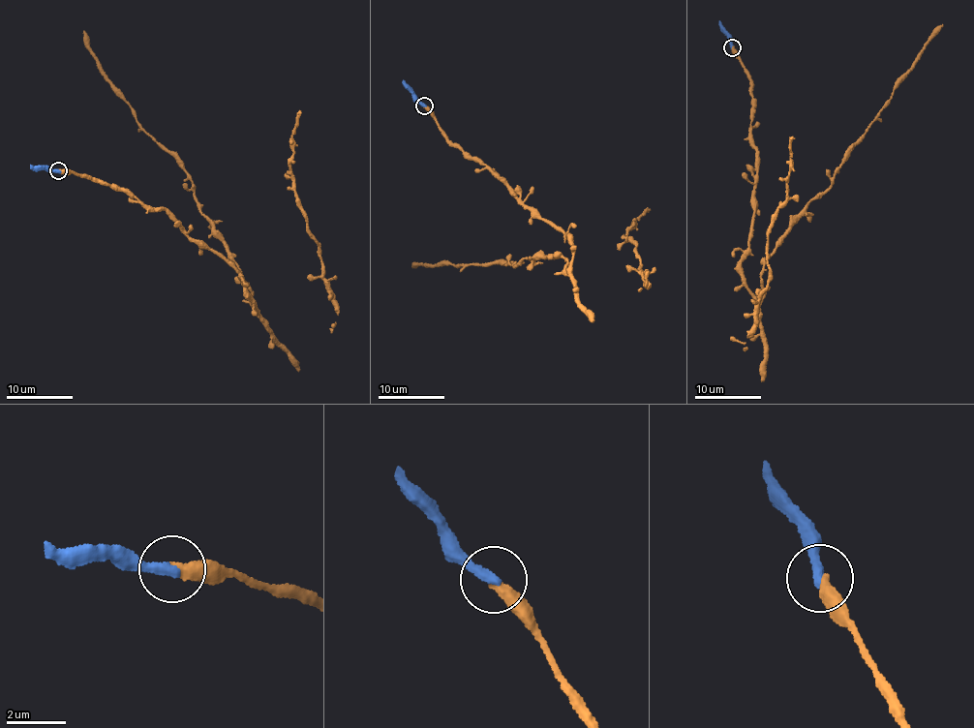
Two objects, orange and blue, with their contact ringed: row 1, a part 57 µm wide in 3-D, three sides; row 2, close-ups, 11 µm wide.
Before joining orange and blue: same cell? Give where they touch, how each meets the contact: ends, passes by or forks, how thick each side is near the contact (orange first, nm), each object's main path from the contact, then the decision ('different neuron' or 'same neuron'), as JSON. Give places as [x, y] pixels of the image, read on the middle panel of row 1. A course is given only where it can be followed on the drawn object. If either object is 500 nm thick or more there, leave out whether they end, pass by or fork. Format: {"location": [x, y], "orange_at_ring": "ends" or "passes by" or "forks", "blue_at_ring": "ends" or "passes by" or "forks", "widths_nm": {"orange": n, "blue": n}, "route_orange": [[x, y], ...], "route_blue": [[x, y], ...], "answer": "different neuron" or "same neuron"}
{"location": [424, 106], "orange_at_ring": "ends", "blue_at_ring": "ends", "widths_nm": {"orange": 400, "blue": 360}, "route_orange": [[424, 106], [451, 143], [569, 237], [572, 255], [569, 273], [568, 259], [550, 254], [514, 267], [411, 266]], "route_blue": [[424, 106], [414, 101], [403, 80]], "answer": "same neuron"}

